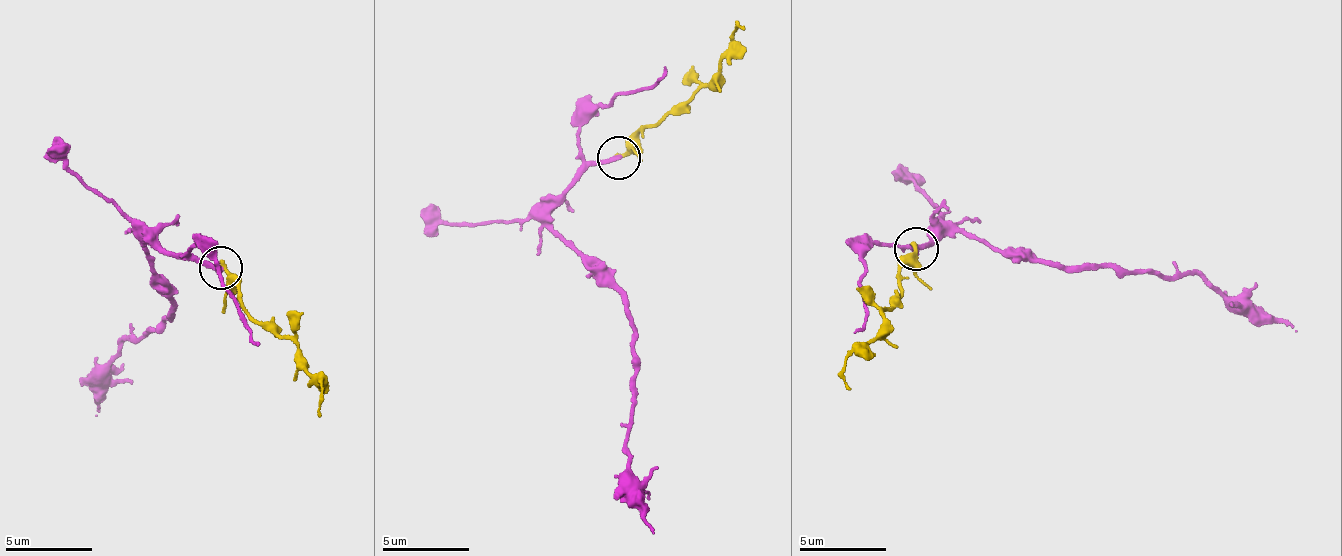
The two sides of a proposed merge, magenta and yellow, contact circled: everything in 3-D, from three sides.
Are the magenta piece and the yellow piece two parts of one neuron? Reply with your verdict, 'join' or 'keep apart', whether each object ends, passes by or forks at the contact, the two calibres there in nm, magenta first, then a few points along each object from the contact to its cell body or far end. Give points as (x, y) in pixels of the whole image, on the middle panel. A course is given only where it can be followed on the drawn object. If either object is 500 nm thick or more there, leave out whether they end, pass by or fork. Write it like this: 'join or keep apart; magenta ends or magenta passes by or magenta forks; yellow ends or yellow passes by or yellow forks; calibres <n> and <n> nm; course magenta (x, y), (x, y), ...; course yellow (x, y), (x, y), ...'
keep apart; magenta ends; yellow ends; calibres 280 and 280 nm; course magenta (617, 157), (586, 168), (552, 210), (552, 231), (623, 299), (636, 404), (625, 451), (636, 507), (652, 532); course yellow (617, 157), (640, 129), (711, 82), (733, 32), (743, 29)

